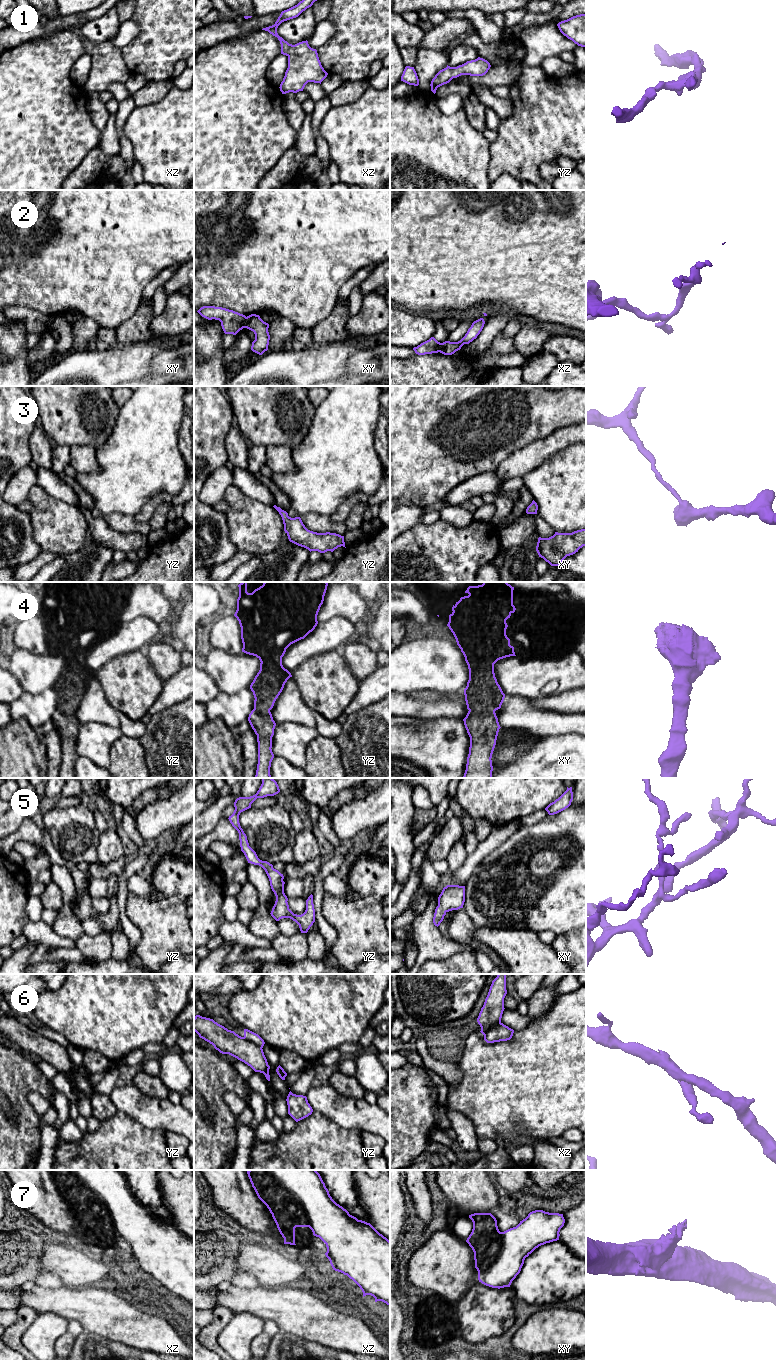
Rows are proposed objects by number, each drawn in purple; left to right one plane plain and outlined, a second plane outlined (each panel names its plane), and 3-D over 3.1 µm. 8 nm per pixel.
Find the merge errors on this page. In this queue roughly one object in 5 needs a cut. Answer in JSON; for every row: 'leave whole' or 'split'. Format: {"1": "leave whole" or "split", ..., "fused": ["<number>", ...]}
{"1": "leave whole", "2": "split", "3": "leave whole", "4": "leave whole", "5": "leave whole", "6": "leave whole", "7": "split", "fused": ["2", "7"]}

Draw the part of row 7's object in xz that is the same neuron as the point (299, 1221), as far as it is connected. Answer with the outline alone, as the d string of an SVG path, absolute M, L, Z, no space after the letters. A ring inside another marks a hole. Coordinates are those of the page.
M300 1213L296 1217L291 1218L291 1234L293 1239L292 1241L293 1245L296 1245L295 1244L295 1228L296 1227L309 1227L307 1220L302 1213Z

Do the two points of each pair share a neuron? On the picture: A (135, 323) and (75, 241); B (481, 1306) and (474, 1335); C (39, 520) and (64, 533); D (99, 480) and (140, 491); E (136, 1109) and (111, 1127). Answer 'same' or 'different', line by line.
A: different
B: same
C: same
D: same
E: different

